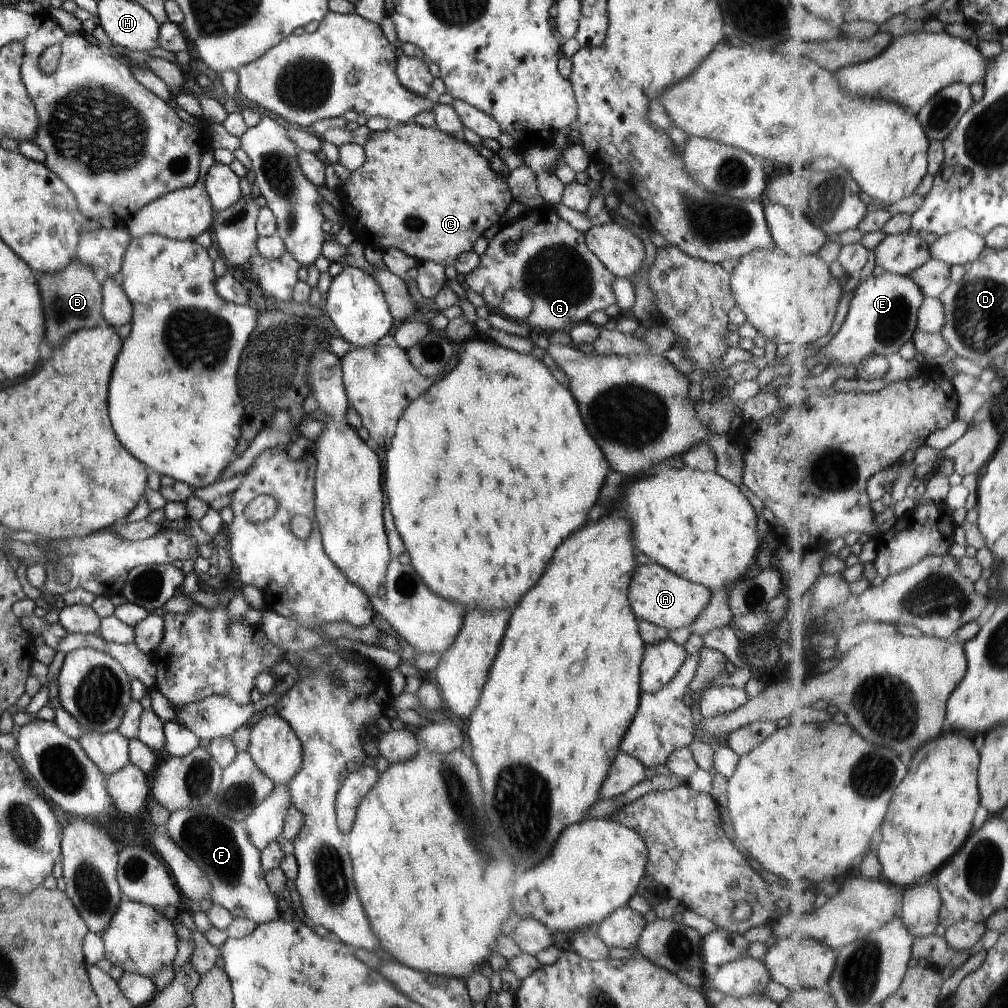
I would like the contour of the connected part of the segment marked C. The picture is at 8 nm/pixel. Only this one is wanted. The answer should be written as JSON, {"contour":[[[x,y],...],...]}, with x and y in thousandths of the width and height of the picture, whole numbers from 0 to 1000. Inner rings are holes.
{"contour":[[[389,122],[386,127],[380,130],[370,130],[364,143],[361,144],[361,149],[361,163],[348,171],[347,181],[345,181],[345,183],[339,181],[338,186],[334,188],[334,194],[338,197],[338,206],[353,238],[359,240],[362,245],[367,244],[367,246],[376,248],[379,251],[386,246],[395,246],[395,248],[399,248],[399,250],[402,250],[405,254],[409,254],[415,261],[427,259],[438,262],[439,265],[448,264],[454,254],[469,248],[470,240],[472,240],[476,234],[479,234],[489,222],[498,220],[500,211],[503,209],[503,204],[510,198],[500,176],[493,173],[486,166],[483,153],[476,151],[472,146],[458,139],[458,137],[445,134],[435,127],[423,127],[413,122],[410,124],[405,124],[404,122]]]}

